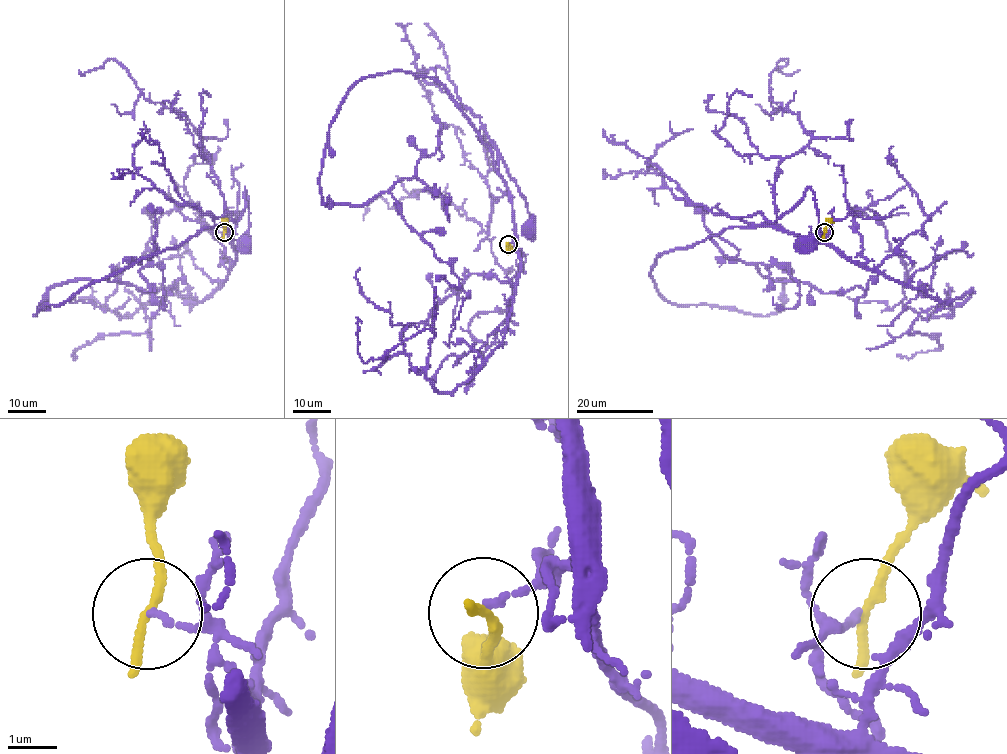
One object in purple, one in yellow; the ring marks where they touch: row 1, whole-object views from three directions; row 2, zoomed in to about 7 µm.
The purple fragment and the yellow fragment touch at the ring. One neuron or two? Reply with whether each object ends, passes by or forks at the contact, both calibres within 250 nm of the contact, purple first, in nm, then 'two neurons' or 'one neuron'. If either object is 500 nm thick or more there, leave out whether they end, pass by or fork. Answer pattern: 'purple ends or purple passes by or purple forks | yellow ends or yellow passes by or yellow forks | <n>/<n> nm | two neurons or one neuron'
purple ends | yellow passes by | 120/180 nm | two neurons

